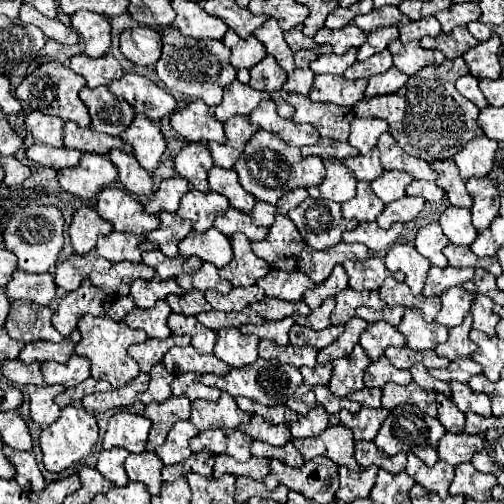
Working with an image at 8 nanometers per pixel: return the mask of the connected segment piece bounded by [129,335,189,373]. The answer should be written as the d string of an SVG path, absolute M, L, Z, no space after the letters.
M171 335L171 337L163 339L163 341L159 341L159 339L147 339L147 341L143 341L143 343L131 345L131 347L129 347L129 355L139 363L139 367L141 367L143 373L149 373L151 367L157 365L157 363L163 359L163 355L165 355L171 347L175 347L175 345L187 347L187 345L189 345L187 335L181 335L181 337Z

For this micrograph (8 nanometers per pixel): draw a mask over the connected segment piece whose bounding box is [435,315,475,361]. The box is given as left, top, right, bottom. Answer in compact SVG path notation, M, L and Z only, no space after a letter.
M467 315L463 319L463 323L459 323L457 327L449 329L449 337L445 343L435 347L435 353L447 359L457 359L457 357L469 357L475 351L475 343L469 339L469 331L471 331L471 315Z

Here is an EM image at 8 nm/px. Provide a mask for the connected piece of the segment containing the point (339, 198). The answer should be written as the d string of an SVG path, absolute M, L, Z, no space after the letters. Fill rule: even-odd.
M325 159L323 163L325 163L325 169L327 169L327 177L317 187L319 197L335 201L335 203L345 203L345 201L353 199L357 179L355 179L353 171L345 165L345 161L341 161L341 159Z

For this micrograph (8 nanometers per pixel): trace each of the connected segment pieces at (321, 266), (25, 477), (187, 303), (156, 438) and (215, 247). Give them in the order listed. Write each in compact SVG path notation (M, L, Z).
M341 241L335 247L323 249L323 251L305 247L299 255L297 269L303 271L313 283L323 283L329 277L329 273L333 271L333 267L341 265L345 259L364 261L368 257L368 248L365 245L359 245L359 243L347 245Z
M3 447L5 457L13 463L15 467L15 481L21 485L21 489L25 493L33 493L33 491L41 491L47 483L37 467L35 455L31 451L17 451L13 447Z
M189 291L183 295L169 295L165 299L169 303L169 307L175 313L183 313L183 315L197 315L201 311L211 311L211 307L205 301L205 295L201 291Z
M169 397L163 403L149 403L143 415L153 423L147 439L147 451L155 451L165 443L171 425L175 425L181 419L189 419L191 401L187 397Z
M209 229L205 233L191 231L181 243L179 243L179 255L189 257L197 255L201 261L209 261L215 267L225 267L233 259L233 247L231 239L217 229Z

